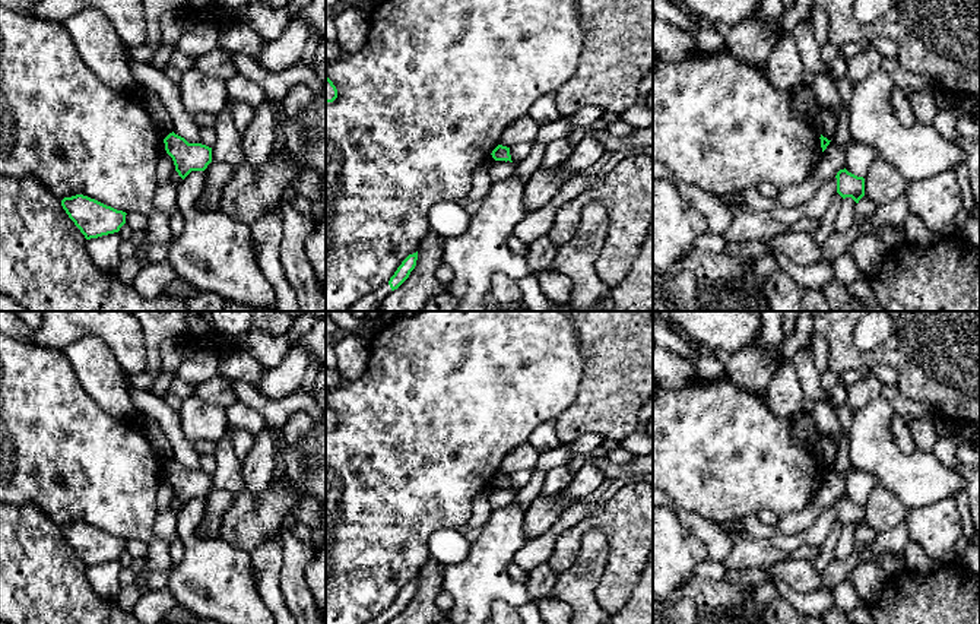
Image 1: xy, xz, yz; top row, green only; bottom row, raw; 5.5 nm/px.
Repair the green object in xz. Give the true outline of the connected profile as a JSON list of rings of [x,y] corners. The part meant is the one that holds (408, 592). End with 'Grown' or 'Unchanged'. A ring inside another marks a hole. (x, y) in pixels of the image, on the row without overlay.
[[[418,579],[413,582],[409,582],[402,592],[397,595],[394,602],[390,605],[388,609],[368,621],[367,624],[388,624],[394,617],[397,617],[410,602],[410,599],[415,596],[418,587]]]. Grown

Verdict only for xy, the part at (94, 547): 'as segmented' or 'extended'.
as segmented

